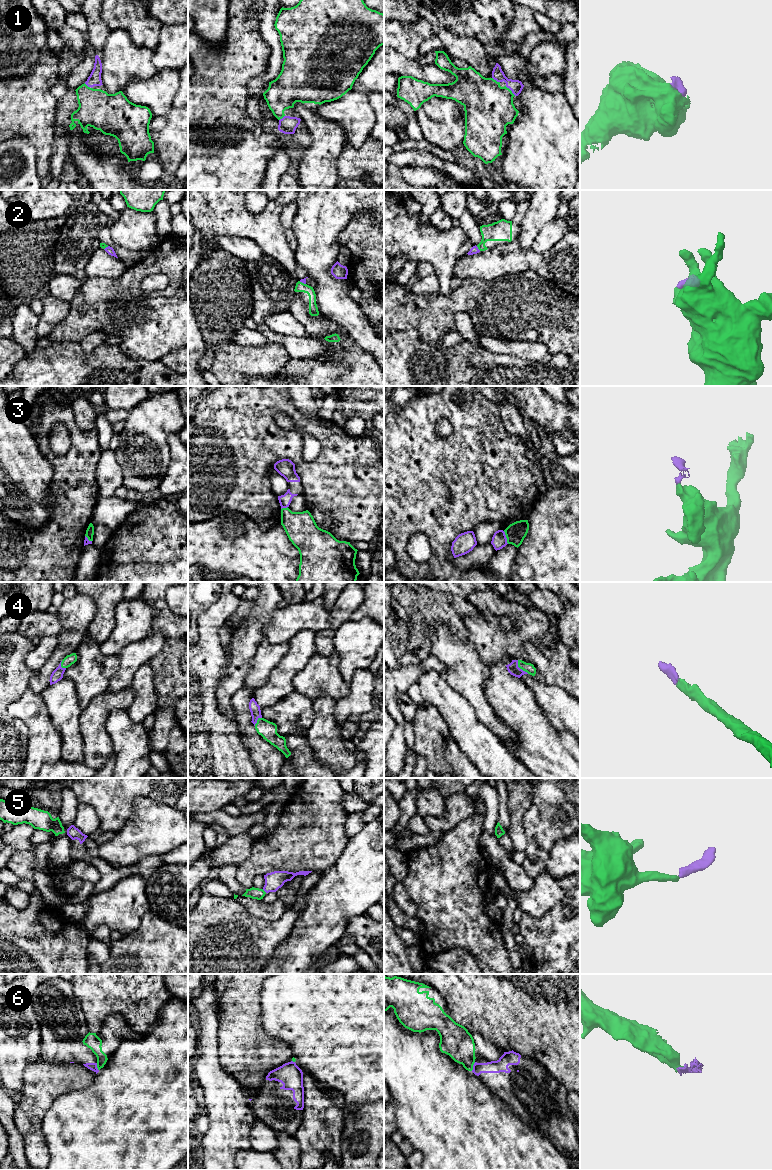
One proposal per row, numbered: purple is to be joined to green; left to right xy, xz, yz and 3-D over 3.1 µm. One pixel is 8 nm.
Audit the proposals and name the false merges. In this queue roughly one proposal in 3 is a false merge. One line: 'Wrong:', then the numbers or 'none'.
Wrong: 3, 6

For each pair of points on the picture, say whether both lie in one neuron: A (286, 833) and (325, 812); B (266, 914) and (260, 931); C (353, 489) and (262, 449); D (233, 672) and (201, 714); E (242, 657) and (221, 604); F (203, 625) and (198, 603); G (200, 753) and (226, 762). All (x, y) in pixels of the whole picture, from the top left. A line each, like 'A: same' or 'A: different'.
A: same
B: different
C: same
D: different
E: different
F: different
G: same

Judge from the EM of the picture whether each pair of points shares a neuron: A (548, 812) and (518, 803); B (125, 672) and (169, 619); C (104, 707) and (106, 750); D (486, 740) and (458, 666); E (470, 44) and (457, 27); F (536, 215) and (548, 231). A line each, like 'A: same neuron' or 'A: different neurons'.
A: different neurons
B: different neurons
C: same neuron
D: different neurons
E: different neurons
F: different neurons

